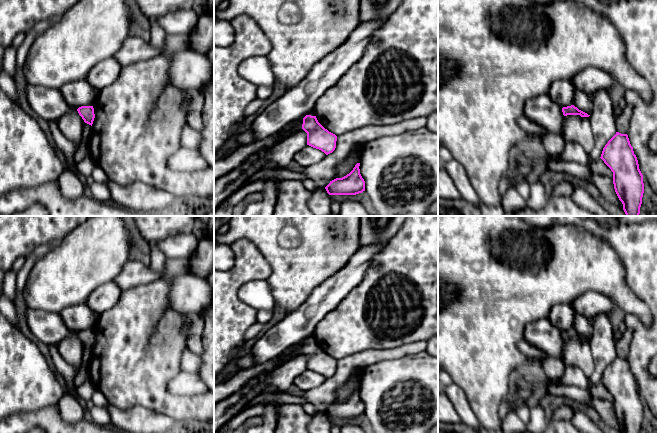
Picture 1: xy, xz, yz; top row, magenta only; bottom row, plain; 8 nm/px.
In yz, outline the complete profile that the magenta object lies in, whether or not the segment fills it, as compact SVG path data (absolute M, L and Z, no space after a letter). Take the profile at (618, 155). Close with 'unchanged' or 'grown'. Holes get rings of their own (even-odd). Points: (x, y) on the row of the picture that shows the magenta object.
M616 134L601 157L613 172L613 184L626 216L639 216L644 193L643 175L627 134Z; unchanged

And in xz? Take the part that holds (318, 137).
M306 115L302 129L307 133L307 145L321 150L326 155L335 150L337 136L325 129L316 116Z; unchanged

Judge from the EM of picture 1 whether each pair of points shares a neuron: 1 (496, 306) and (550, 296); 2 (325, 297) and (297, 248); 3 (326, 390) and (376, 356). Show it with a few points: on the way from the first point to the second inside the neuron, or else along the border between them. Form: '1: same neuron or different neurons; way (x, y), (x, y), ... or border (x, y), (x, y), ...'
1: same neuron; way (509, 296), (537, 296)
2: different neurons; border (337, 271), (320, 283), (303, 303)
3: same neuron; way (338, 378), (355, 361), (364, 359)

